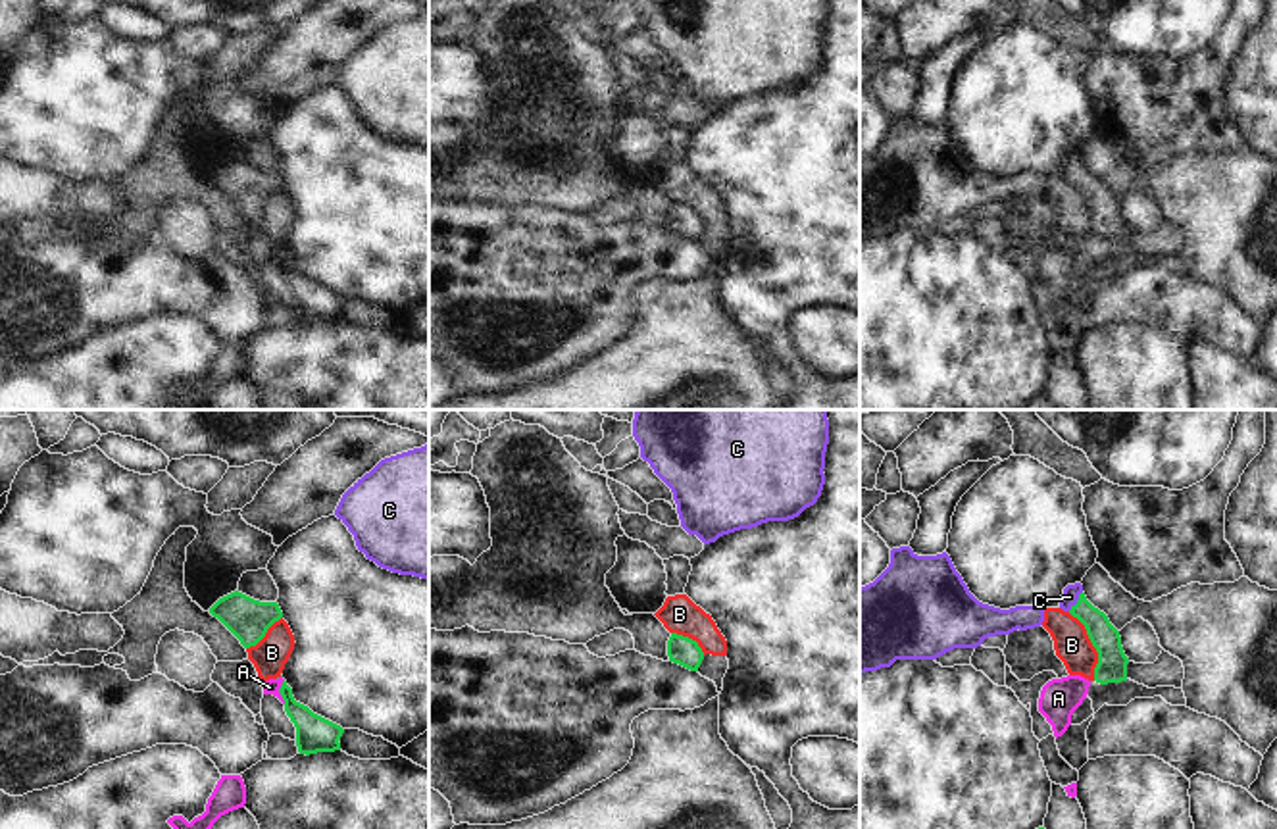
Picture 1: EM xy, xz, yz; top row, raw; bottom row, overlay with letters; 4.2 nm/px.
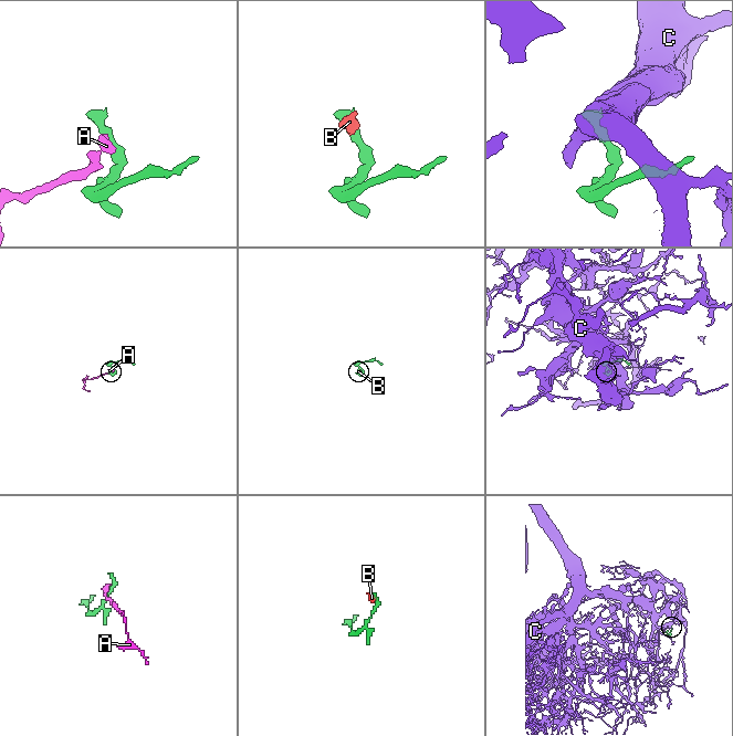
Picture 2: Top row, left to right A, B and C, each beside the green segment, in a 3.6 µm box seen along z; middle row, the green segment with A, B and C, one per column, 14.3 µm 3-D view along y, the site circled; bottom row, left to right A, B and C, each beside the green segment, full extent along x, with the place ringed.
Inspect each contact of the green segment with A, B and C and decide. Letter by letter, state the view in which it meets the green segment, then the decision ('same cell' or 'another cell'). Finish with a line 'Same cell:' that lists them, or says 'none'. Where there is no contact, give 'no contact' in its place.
A: meets green in xy; another cell
B: meets green in yz; another cell
C: meets green in yz; same cell
Same cell: C

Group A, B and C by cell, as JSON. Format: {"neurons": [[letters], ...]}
{"neurons": [["A", "B"], ["C"]]}

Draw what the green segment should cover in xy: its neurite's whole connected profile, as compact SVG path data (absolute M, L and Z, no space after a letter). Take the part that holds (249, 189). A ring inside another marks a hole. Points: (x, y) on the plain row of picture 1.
M238 160L219 167L210 183L217 187L244 217L256 215L267 198L283 187L277 171L260 171Z

